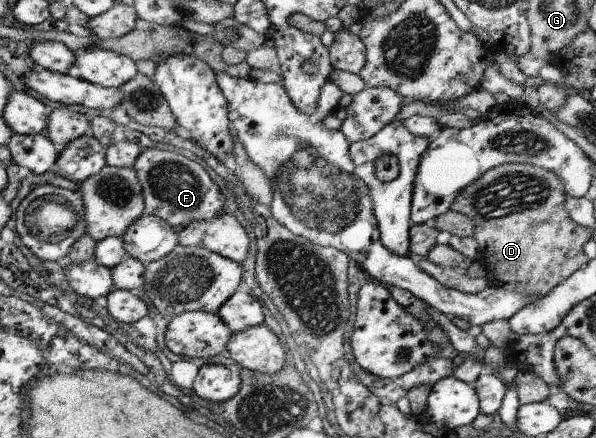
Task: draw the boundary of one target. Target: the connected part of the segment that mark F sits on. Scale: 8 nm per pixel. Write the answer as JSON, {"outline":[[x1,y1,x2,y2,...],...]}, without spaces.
{"outline":[[147,148,132,168,142,187,144,213,160,217,176,230,190,221,208,220,225,212,225,196,203,166,175,151]]}

